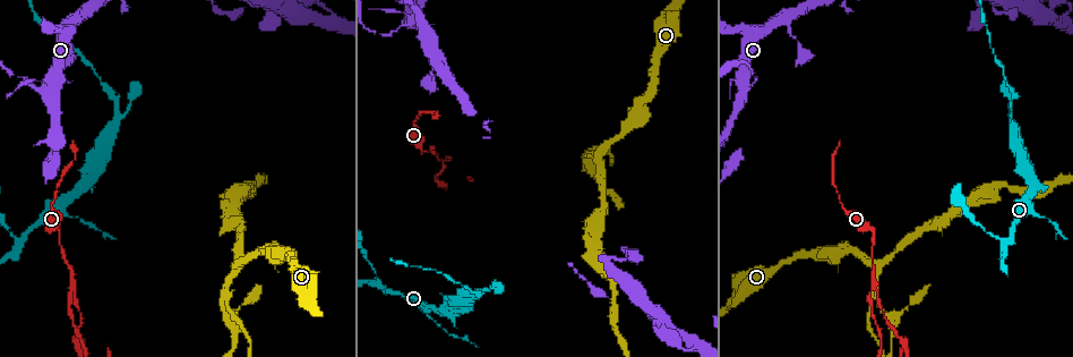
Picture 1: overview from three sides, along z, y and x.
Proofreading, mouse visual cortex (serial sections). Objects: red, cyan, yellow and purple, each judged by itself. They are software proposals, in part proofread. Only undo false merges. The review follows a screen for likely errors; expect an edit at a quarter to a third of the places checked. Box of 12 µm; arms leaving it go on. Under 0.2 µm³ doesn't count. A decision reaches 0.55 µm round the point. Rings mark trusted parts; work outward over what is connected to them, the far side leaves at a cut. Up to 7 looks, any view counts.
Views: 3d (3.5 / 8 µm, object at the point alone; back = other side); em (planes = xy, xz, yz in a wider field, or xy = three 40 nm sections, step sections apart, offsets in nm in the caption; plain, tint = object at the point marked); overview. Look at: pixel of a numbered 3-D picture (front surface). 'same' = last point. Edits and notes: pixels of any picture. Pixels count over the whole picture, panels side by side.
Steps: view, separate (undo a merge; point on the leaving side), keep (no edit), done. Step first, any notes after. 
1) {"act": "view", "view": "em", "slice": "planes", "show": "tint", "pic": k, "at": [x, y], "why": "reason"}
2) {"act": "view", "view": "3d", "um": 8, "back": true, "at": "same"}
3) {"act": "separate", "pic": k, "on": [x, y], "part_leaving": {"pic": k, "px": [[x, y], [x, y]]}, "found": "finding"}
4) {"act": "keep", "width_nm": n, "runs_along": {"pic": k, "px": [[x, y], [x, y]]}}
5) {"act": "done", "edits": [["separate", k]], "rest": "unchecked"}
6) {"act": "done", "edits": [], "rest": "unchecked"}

{"act": "view", "view": "3d", "um": 3.5, "pic": 1, "at": [120, 112]}

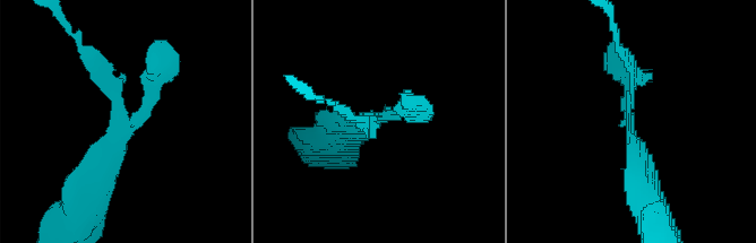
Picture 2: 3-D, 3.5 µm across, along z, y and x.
{"act": "view", "view": "em", "slice": "xy", "step": 3, "show": "tint", "pic": 2, "at": [629, 113], "why": "now the EM"}

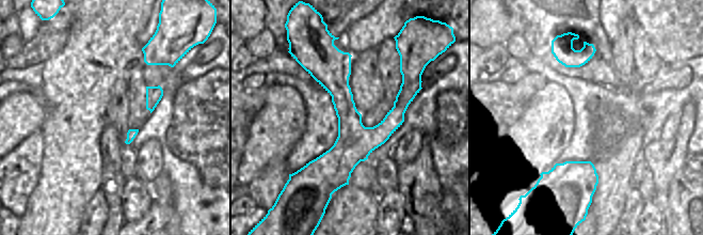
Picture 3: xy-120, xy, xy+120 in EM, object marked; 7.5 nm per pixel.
{"act": "keep", "runs_along": {"pic": 3, "px": [[332, 48], [347, 112], [336, 186]]}, "found": "all the same cell"}

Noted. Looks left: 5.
{"act": "view", "view": "3d", "um": 3.5, "pic": 1, "at": [223, 289]}

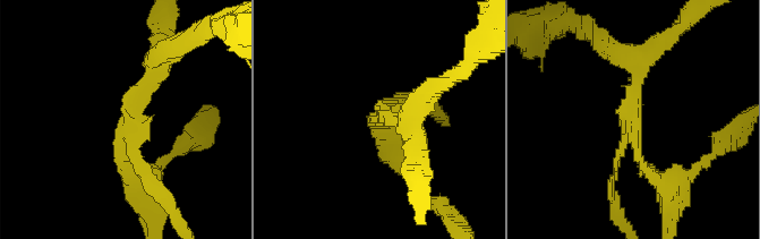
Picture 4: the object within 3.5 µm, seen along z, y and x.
{"act": "view", "view": "em", "slice": "xy", "step": 5, "show": "tint", "pic": 4, "at": [131, 118], "arms": 3, "arm_widths_nm": [100, 150, 300]}

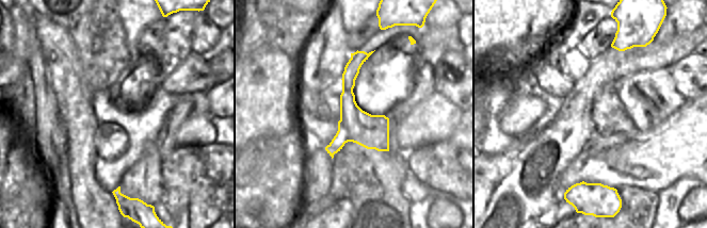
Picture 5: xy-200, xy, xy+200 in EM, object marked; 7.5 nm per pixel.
{"act": "separate", "pic": 4, "on": [611, 182], "part_leaving": {"pic": 4, "px": [[137, 129], [137, 156], [178, 223]]}, "found": "two cells meet here"}

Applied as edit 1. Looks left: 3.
{"act": "view", "view": "3d", "um": 3.5, "pic": 1, "at": [73, 281]}

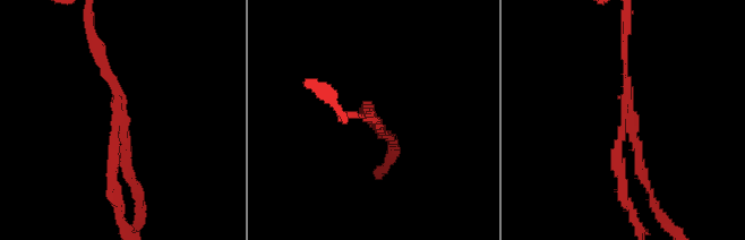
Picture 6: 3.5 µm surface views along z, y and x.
{"act": "view", "view": "em", "slice": "planes", "show": "tint", "pic": 6, "at": [626, 120]}

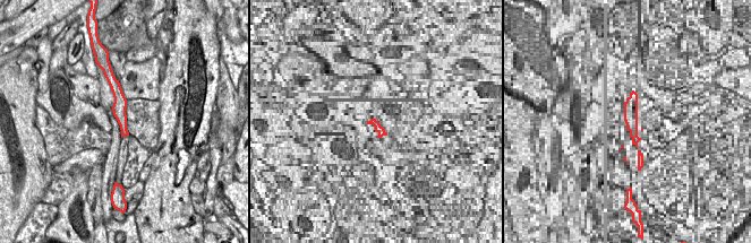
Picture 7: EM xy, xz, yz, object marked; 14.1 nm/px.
{"act": "separate", "pic": 6, "on": [112, 180], "found": "two cells meet here"}

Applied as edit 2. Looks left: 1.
{"act": "done", "edits": [["separate", 4], ["separate", 6]], "rest": "unchecked"}

